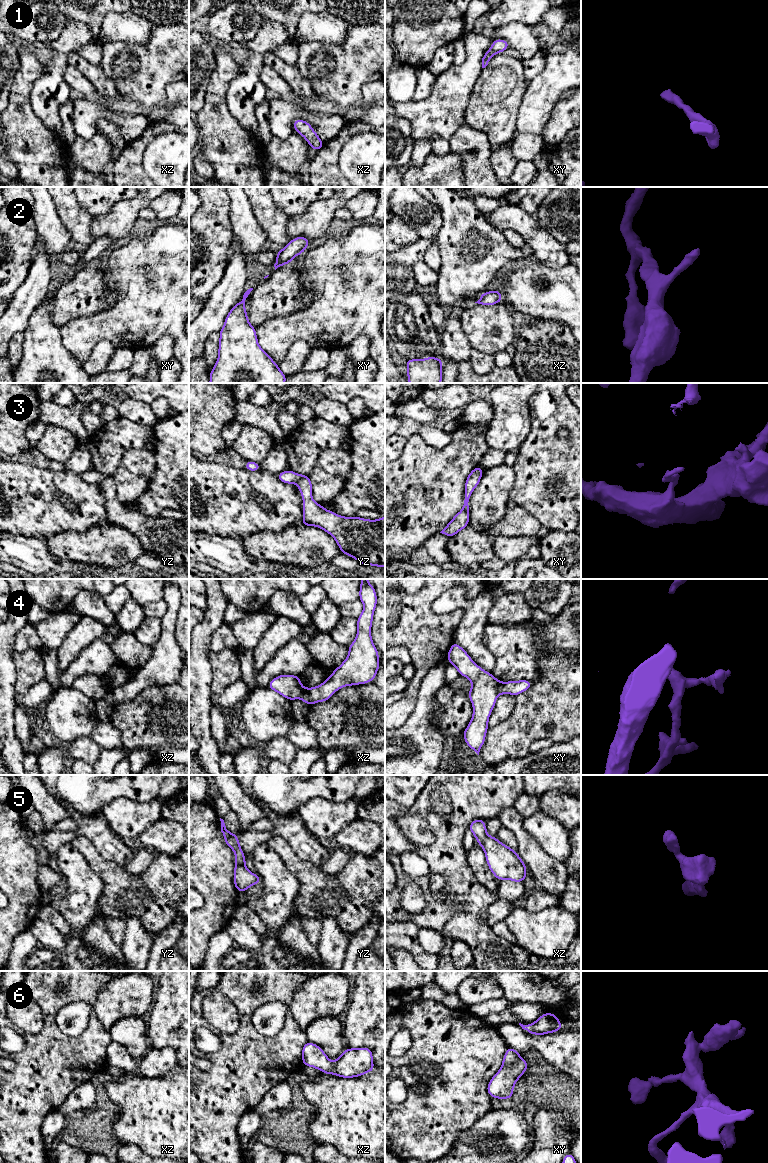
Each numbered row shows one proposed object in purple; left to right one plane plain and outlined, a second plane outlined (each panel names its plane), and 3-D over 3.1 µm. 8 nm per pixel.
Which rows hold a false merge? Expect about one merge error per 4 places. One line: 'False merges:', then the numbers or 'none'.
False merges: 4

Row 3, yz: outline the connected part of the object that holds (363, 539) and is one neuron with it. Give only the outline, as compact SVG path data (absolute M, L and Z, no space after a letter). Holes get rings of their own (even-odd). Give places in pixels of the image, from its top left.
M286 470L277 478L285 484L298 485L303 499L302 525L326 531L334 537L342 554L353 557L361 565L385 567L385 517L369 520L340 516L313 500L309 476Z

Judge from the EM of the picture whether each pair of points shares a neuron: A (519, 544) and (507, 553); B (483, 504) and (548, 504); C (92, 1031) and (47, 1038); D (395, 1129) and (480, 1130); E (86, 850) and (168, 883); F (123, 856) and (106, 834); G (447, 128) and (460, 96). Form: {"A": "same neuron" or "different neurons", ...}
{"A": "same neuron", "B": "different neurons", "C": "same neuron", "D": "different neurons", "E": "same neuron", "F": "same neuron", "G": "same neuron"}

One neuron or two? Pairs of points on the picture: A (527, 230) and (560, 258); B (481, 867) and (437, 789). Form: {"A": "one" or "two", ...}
{"A": "one", "B": "two"}

